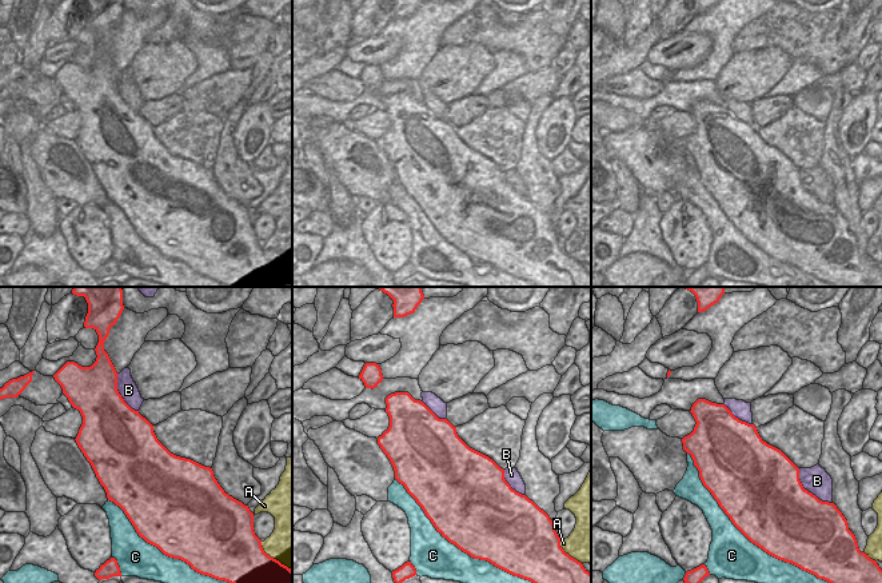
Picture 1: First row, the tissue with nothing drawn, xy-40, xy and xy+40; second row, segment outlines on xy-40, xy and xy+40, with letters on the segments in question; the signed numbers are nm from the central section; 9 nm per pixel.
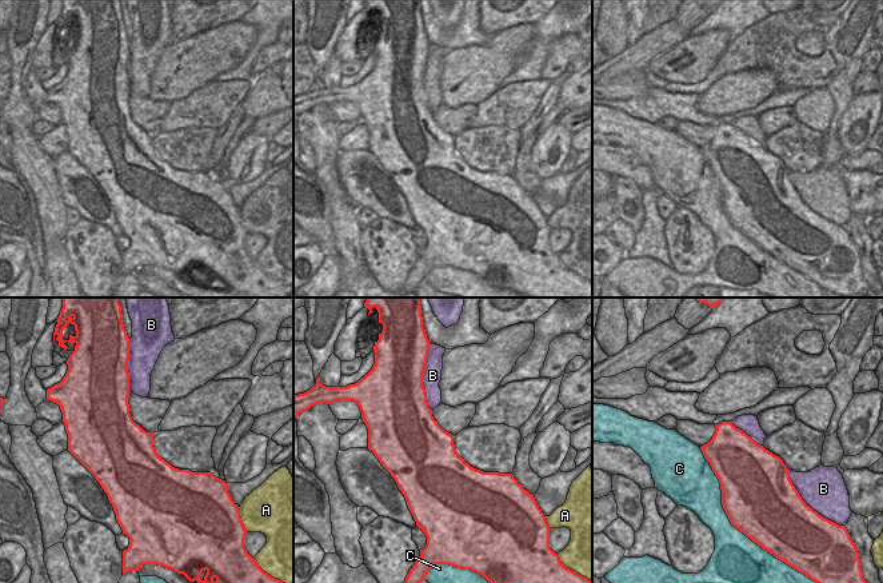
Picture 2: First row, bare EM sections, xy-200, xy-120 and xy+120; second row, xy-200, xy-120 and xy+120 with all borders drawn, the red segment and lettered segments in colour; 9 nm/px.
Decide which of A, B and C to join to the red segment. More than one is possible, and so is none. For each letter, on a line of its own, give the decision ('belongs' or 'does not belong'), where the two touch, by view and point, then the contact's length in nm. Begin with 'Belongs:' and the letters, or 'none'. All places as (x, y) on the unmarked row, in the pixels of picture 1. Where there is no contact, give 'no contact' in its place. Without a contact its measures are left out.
Belongs: none
A: does not belong | xy (567, 255) | 300 nm
B: does not belong | xy+40 (807, 192) | 440 nm
C: does not belong | xy+40 (747, 239) | 1800 nm

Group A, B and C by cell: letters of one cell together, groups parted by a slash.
A / B / C

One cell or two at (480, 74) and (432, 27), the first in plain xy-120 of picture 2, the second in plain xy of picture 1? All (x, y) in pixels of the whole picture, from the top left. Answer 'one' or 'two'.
two

